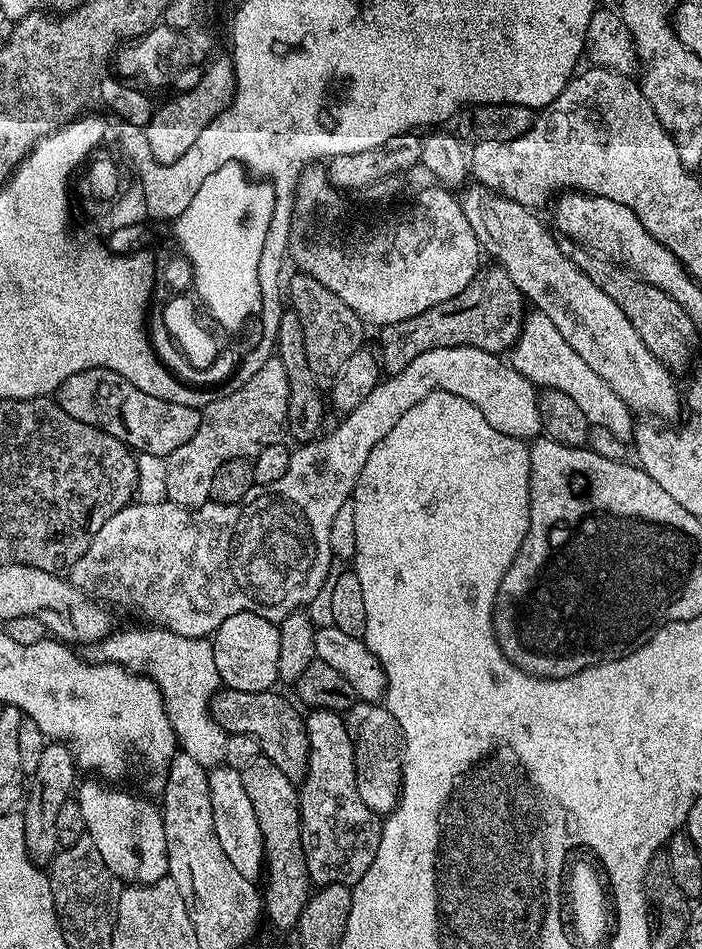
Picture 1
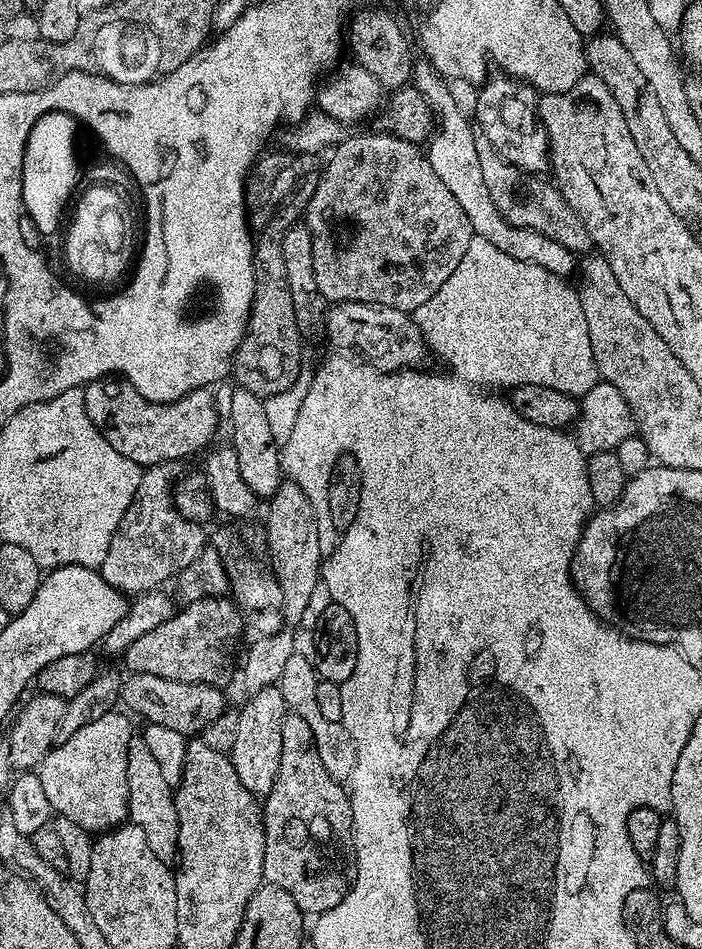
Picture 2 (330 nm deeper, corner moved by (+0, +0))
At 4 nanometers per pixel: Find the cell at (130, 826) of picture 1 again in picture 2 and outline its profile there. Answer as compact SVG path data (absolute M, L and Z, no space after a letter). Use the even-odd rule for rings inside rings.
M123 711L107 712L102 714L102 718L94 718L94 722L86 722L82 730L59 741L48 751L38 774L56 816L65 816L70 818L70 822L78 822L78 826L82 826L89 834L119 828L128 820L126 754L130 738L134 735L131 722Z

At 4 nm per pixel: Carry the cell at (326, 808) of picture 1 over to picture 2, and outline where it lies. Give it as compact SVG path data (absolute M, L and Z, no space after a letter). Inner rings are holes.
M298 714L285 715L282 722L282 762L278 766L278 778L274 782L270 794L263 797L262 811L264 813L264 837L266 838L266 850L264 851L265 881L274 886L282 886L282 890L286 890L286 894L290 894L290 898L294 898L294 902L298 902L301 912L305 914L319 914L326 910L334 910L334 906L338 906L338 902L342 902L342 898L346 898L350 887L350 865L354 860L352 851L352 802L345 785L341 781L330 778L330 774L326 774L326 766L322 766L322 758L318 758L318 746L314 742L314 734L310 734L310 726L306 726L306 722L302 722L302 718Z

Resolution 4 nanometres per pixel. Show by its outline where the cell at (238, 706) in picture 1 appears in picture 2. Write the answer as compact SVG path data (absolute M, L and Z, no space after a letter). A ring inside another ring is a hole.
M133 672L127 678L129 680L125 679L120 686L119 703L125 704L123 707L133 717L141 716L141 721L178 730L178 734L185 738L203 734L206 726L210 726L210 722L214 722L214 718L218 718L226 710L223 696L225 693L214 686L174 682L170 678L158 678L158 674L141 672Z

